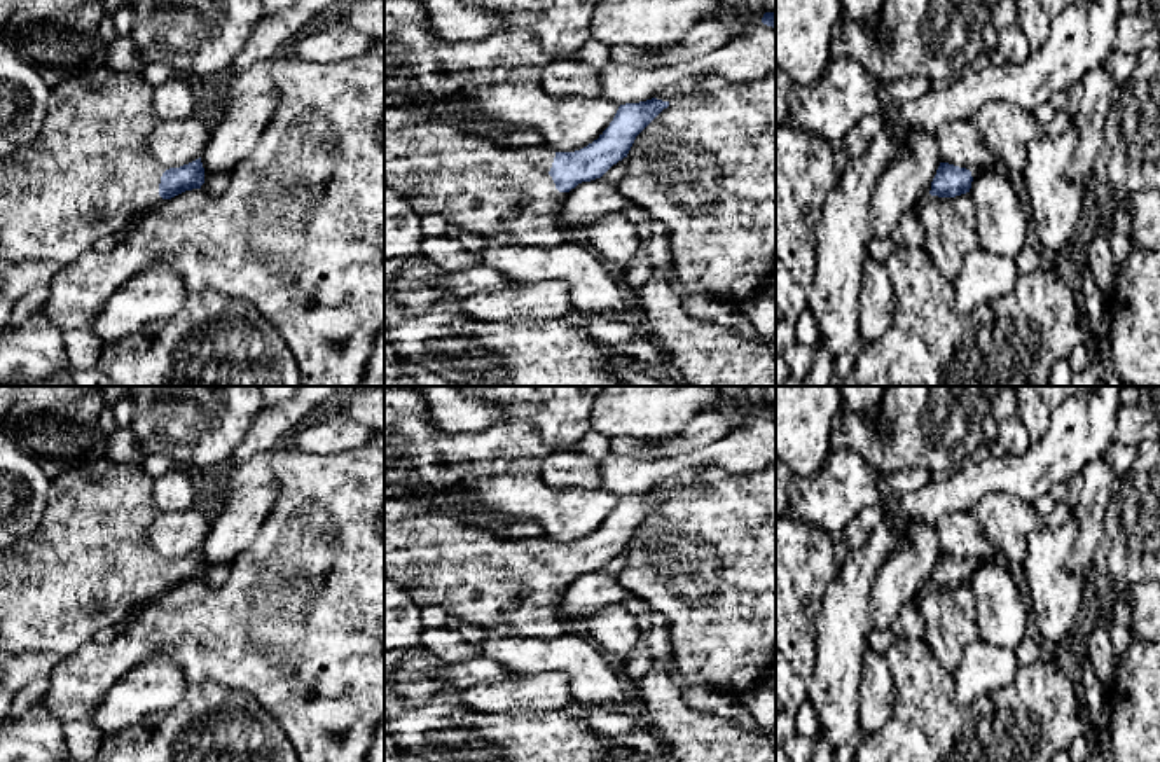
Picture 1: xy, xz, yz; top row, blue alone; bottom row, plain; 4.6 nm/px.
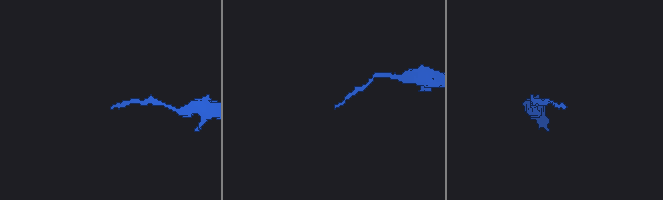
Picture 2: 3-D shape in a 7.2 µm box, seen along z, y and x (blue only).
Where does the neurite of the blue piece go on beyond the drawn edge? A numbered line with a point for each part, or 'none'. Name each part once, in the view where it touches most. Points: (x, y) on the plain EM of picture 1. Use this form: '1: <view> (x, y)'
1: xz (493, 582)

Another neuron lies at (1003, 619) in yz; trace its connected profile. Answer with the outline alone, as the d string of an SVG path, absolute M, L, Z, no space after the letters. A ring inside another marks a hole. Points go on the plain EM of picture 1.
M984 561L973 570L970 589L975 594L980 640L1015 650L1031 629L1031 612L1015 573L999 563Z

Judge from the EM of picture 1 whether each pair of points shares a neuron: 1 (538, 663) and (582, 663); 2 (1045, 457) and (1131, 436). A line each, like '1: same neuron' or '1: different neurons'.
1: same neuron
2: different neurons

